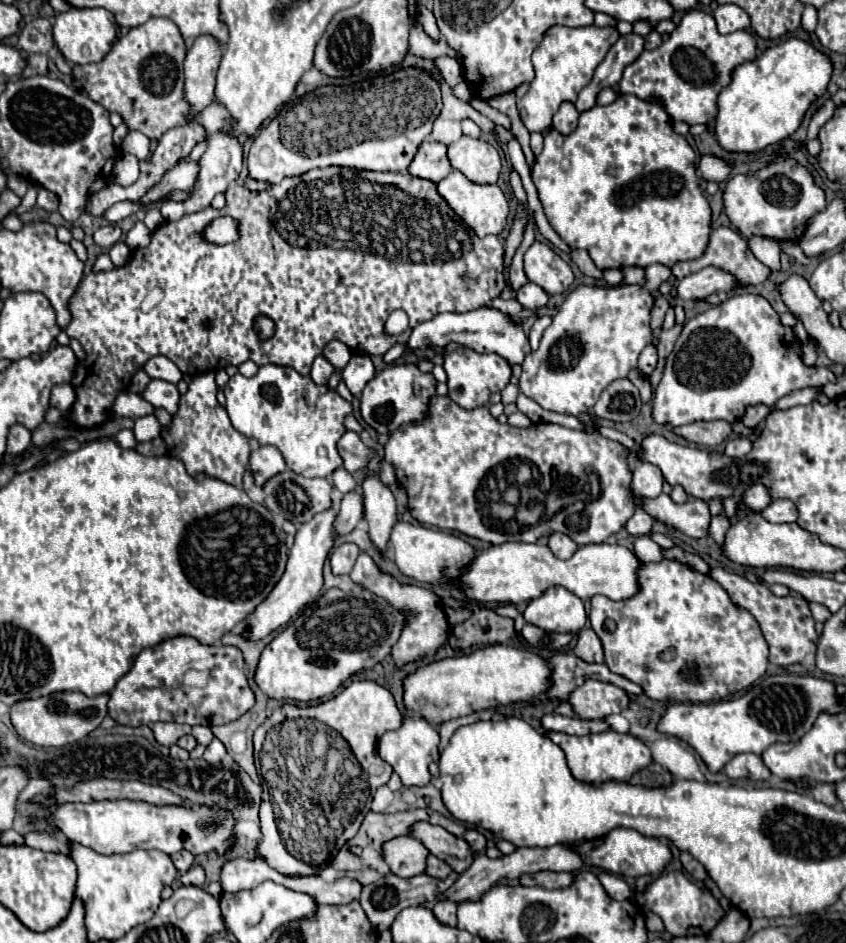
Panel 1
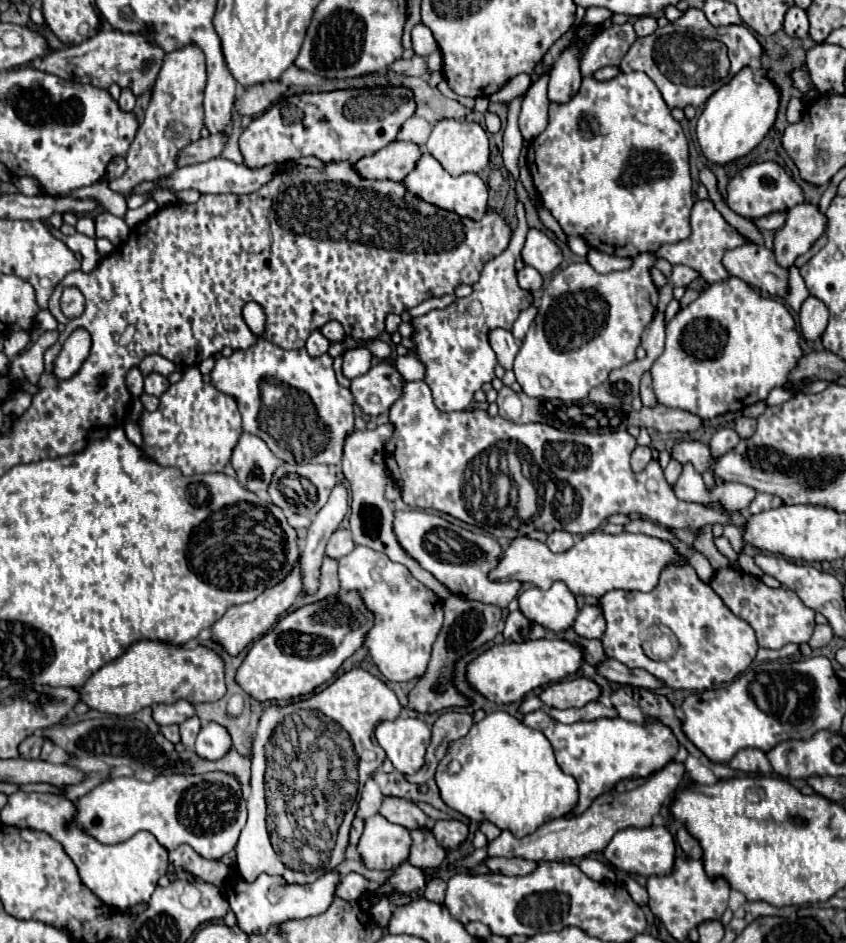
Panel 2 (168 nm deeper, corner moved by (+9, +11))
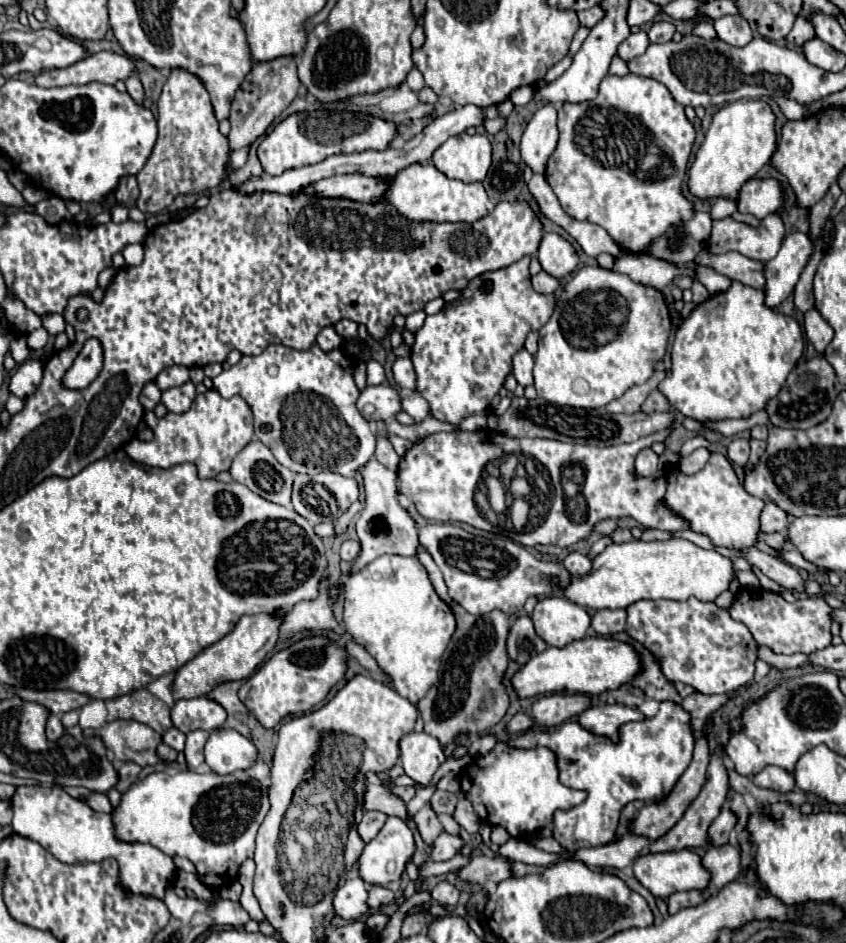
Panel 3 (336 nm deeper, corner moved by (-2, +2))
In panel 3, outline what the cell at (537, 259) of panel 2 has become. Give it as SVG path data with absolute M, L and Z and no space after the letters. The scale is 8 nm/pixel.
M543 234L537 258L541 262L541 268L555 278L565 278L579 264L579 256L573 246L559 234Z

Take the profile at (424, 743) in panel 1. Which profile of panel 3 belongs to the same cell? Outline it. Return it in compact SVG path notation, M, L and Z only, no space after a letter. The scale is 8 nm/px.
M409 732L399 740L401 764L405 774L419 784L429 784L435 770L445 762L443 748L437 738L425 732Z

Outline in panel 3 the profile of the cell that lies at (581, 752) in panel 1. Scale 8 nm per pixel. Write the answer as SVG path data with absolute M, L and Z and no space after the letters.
M661 702L661 708L653 718L623 724L619 728L619 742L591 734L575 720L569 720L559 728L523 732L511 738L509 744L517 748L551 748L557 754L559 780L569 788L587 790L587 800L583 804L555 812L553 838L567 850L601 846L613 840L621 808L633 800L661 800L685 772L693 754L689 714L673 702Z

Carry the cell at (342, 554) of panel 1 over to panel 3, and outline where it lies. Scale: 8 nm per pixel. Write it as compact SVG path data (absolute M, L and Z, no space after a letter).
M345 540L341 544L341 560L355 562L355 558L359 556L359 550L361 550L361 544L357 540Z

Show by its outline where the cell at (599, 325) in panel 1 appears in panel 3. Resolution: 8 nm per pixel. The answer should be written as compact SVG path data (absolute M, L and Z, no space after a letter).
M585 266L565 284L553 316L539 330L539 350L533 356L537 396L559 406L601 408L623 396L631 386L643 384L653 374L653 364L665 356L669 330L669 308L659 290L635 284L625 274L601 266Z

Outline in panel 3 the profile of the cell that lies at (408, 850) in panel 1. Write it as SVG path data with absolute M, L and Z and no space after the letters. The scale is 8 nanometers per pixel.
M387 818L379 834L365 846L359 858L359 874L369 884L385 886L401 878L413 852L411 828L399 818Z

